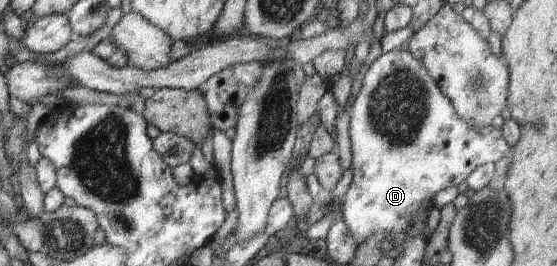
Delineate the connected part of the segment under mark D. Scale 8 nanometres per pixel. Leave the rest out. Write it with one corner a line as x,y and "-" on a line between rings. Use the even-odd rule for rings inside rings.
409,50
382,52
366,71
362,87
348,114
353,178
339,206
342,220
356,238
357,245
376,232
390,234
392,231
405,231
412,223
412,213
422,204
428,202
430,211
434,208
433,199
438,191
465,182
474,169
487,163
495,164
512,153
501,130
492,125
470,126
460,118
452,102

